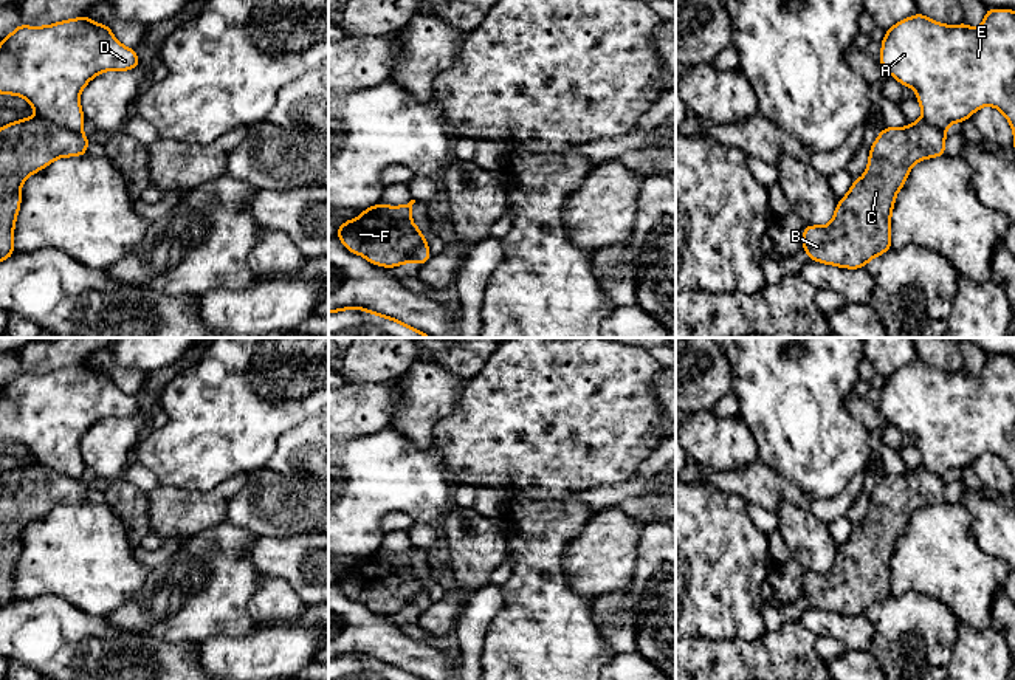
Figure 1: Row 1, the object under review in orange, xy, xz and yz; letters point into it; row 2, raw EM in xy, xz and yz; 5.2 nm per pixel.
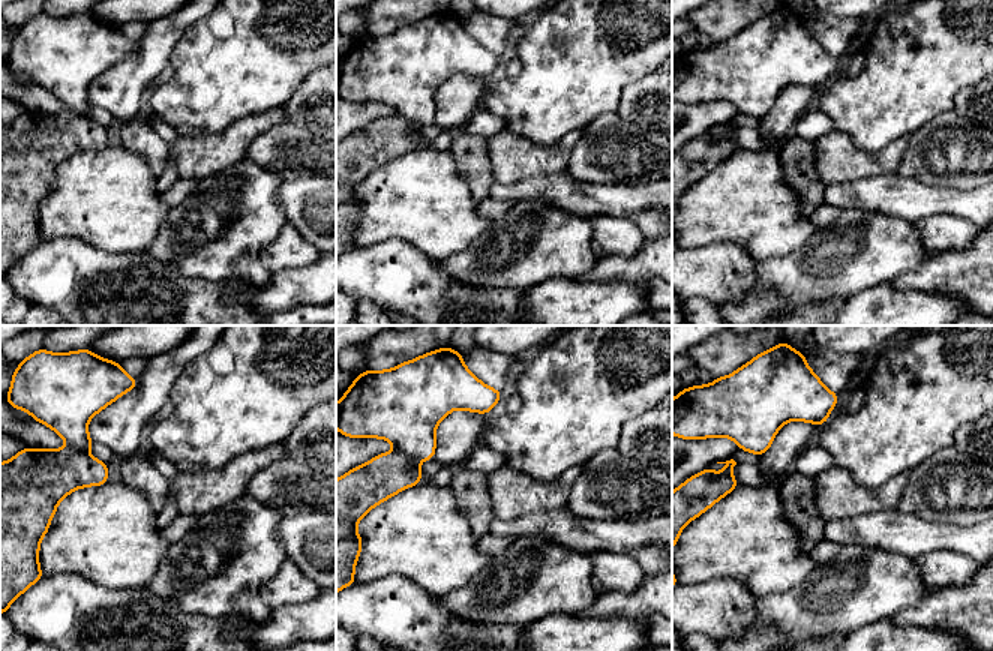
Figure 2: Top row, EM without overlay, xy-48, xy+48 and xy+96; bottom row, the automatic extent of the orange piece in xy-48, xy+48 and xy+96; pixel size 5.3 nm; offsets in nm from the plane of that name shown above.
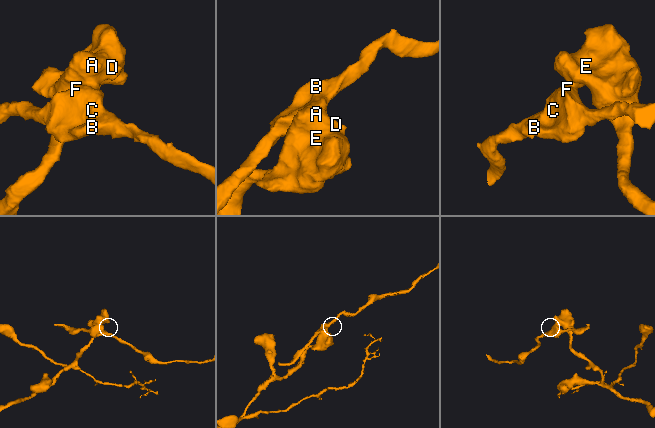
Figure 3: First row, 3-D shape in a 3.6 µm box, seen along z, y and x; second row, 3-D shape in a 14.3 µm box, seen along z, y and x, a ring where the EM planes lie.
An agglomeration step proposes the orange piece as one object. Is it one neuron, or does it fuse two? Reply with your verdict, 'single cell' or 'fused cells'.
fused cells

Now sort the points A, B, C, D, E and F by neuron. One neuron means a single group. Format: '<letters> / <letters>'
A D E / B C F

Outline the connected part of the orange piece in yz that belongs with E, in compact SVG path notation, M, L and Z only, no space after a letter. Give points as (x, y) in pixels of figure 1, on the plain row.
M986 356L978 375L944 372L919 359L885 379L879 409L902 434L916 437L922 465L933 474L945 477L992 452L1007 465L1015 494L1015 358Z

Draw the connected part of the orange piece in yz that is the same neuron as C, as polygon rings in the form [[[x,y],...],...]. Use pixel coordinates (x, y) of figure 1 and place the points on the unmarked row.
[[[924,465],[908,474],[885,474],[871,493],[863,524],[854,527],[849,539],[838,547],[831,570],[804,575],[803,598],[810,607],[857,616],[865,615],[871,606],[893,596],[889,576],[896,542],[917,508],[945,502],[945,483],[945,477],[933,474]]]

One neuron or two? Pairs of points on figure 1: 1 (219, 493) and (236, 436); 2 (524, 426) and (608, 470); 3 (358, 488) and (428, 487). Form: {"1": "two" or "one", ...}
{"1": "two", "2": "one", "3": "one"}

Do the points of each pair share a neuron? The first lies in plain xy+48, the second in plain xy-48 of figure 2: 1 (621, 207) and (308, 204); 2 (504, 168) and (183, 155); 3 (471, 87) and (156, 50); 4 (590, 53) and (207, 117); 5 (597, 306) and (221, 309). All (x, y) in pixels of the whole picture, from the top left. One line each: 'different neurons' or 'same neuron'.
1: same neuron
2: same neuron
3: same neuron
4: same neuron
5: different neurons

